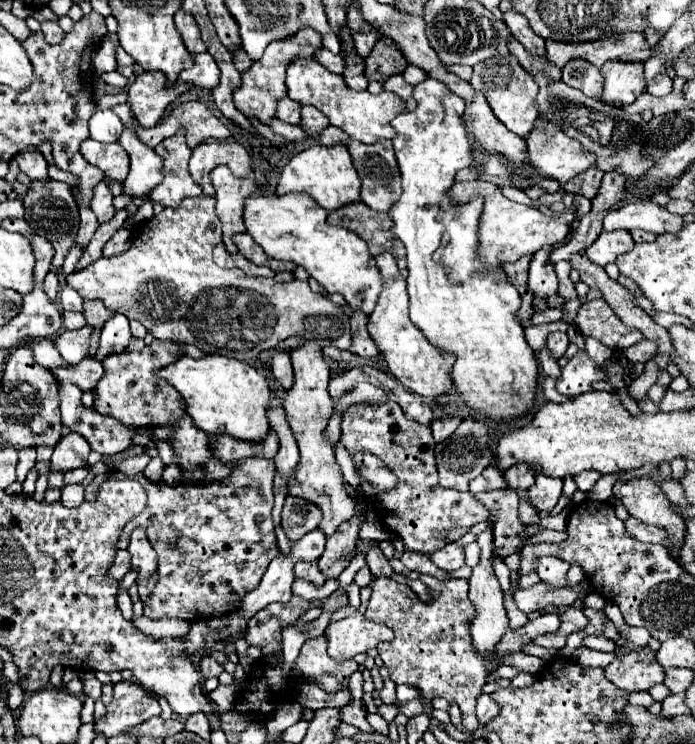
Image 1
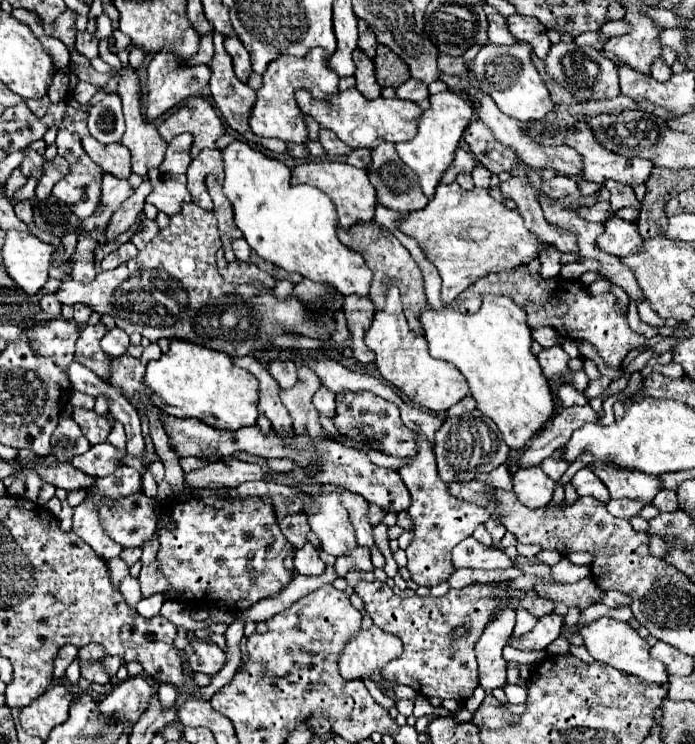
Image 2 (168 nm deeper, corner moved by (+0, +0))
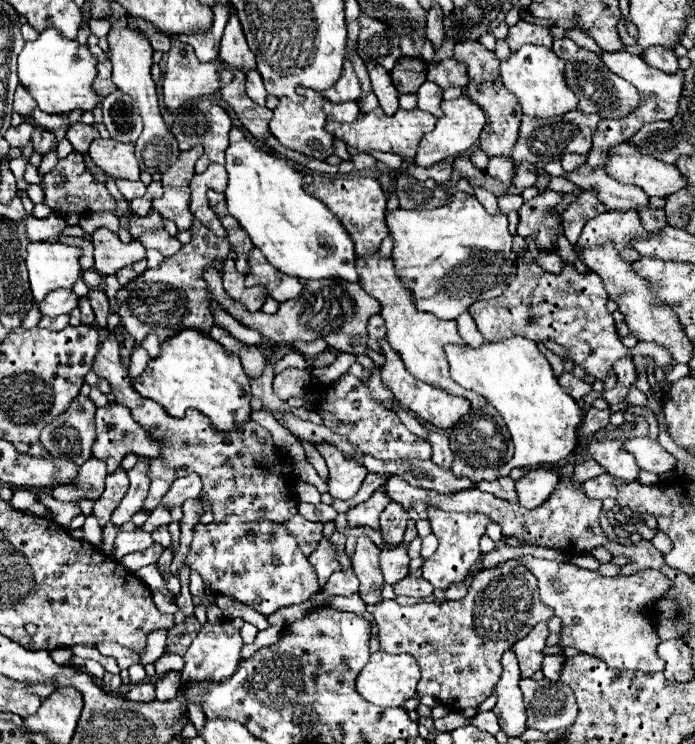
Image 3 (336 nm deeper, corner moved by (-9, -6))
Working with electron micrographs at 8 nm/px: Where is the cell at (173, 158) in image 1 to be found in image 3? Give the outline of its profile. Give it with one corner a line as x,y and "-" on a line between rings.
194,146
186,152
180,152
174,166
170,166
162,174
162,186
164,196
154,200
152,208
172,220
178,230
188,230
192,224
192,212
190,212
190,180
194,176
194,164
202,156
202,148

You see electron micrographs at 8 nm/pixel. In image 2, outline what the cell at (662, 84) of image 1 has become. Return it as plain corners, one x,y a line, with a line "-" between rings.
657,58
657,60
651,64
651,76
653,76
655,80
665,82
671,74
673,74
673,72
671,72
671,66
667,66
663,58

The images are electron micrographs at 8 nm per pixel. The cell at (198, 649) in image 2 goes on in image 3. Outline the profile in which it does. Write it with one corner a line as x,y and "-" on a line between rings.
222,620
220,624
206,624
194,642
190,644
188,652
184,654
186,666
182,670
182,684
196,684
196,682
220,682
230,678
240,662
240,648
242,648
242,638
240,632
228,622

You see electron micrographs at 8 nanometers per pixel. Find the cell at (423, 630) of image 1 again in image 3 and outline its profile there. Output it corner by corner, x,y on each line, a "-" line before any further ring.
514,560
478,572
468,594
462,600
446,600
442,604
418,602
412,606
400,606
394,600
380,600
378,604
368,604
366,610
374,614
382,650
408,652
416,658
422,672
418,694
428,694
452,710
476,708
488,696
492,696
496,680
500,678
500,656
504,654
504,648
510,648
516,640
526,636
538,622
546,622
554,616
552,608
540,602
534,576
530,572
524,572
524,568
520,568

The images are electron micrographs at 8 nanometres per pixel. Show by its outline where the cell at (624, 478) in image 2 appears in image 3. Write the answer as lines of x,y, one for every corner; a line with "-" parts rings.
594,434
592,442
590,442
590,452
594,456
594,460
616,480
620,480
622,484
628,482
636,482
640,468
634,460
632,454
622,450
622,438
620,440
608,440
606,434

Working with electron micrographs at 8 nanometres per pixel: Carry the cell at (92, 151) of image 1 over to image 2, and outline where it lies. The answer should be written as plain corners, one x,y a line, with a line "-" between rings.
83,136
83,148
89,158
101,166
103,172
117,178
129,178
131,174
131,156
123,144
101,144
93,136

